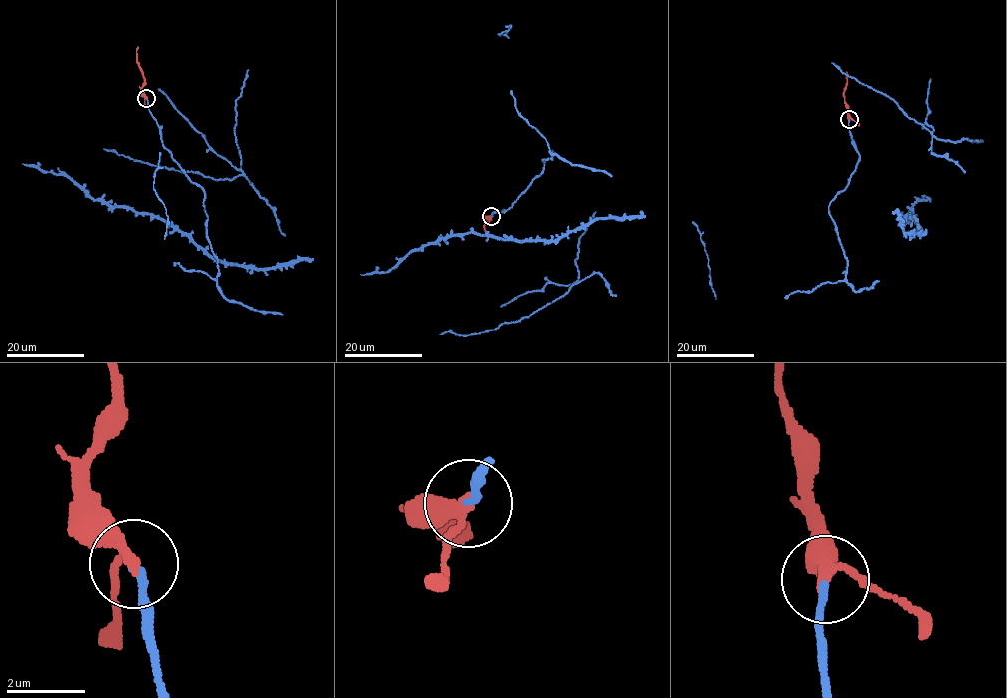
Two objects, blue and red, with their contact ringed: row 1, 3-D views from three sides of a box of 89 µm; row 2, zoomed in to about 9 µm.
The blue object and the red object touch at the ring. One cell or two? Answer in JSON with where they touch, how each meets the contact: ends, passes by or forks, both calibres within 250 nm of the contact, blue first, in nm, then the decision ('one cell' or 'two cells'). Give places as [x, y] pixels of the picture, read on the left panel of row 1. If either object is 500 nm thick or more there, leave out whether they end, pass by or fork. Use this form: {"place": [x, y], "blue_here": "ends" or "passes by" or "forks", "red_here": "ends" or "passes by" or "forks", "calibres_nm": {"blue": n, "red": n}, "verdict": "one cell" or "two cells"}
{"place": [146, 98], "blue_here": "ends", "red_here": "passes by", "calibres_nm": {"blue": 200, "red": 240}, "verdict": "one cell"}

